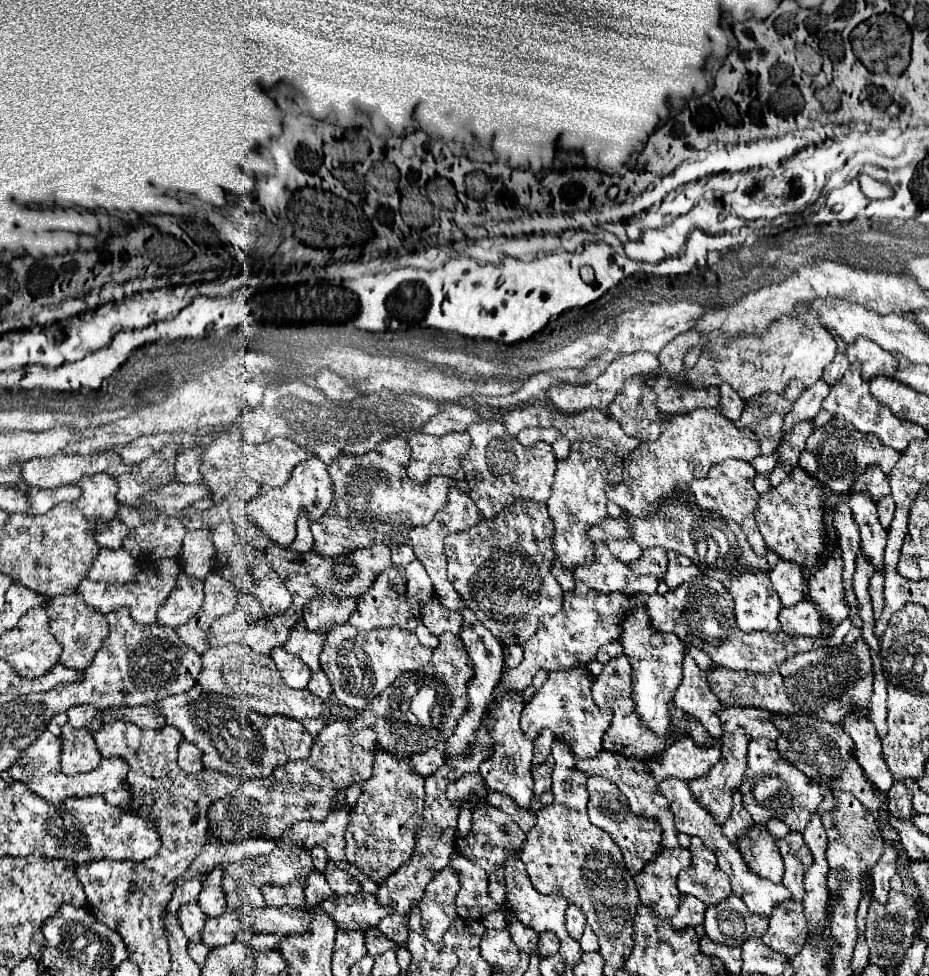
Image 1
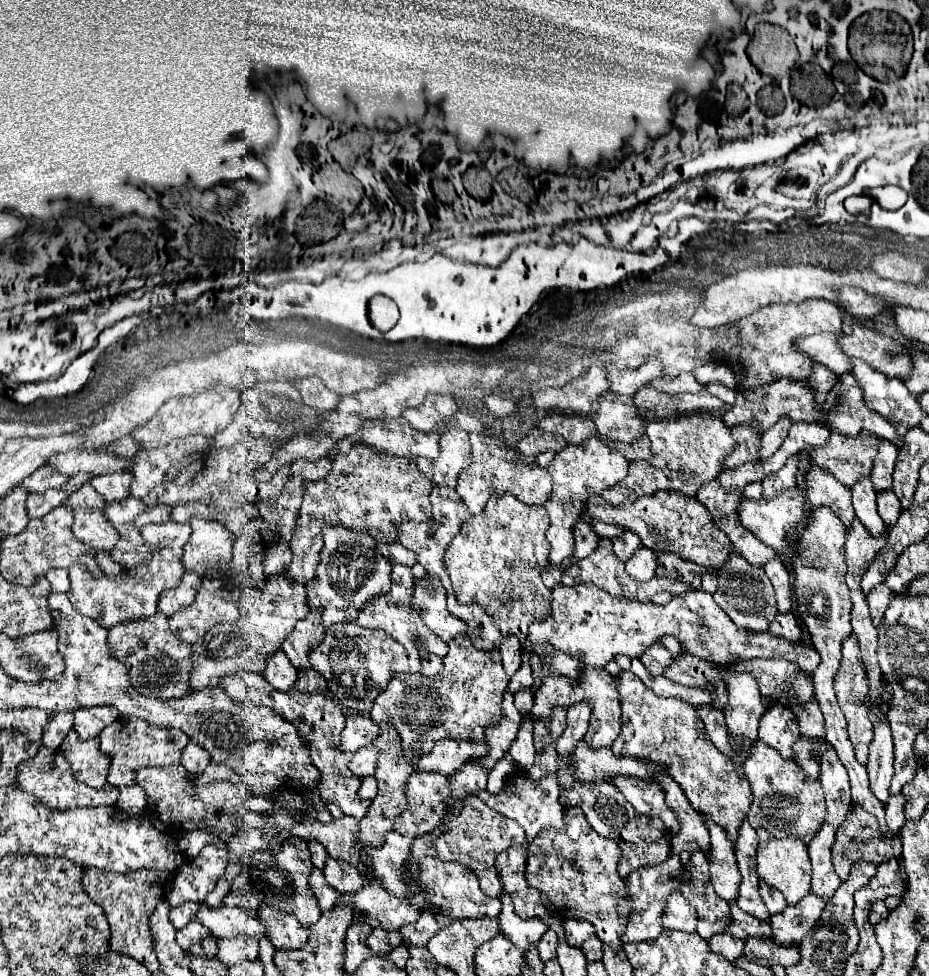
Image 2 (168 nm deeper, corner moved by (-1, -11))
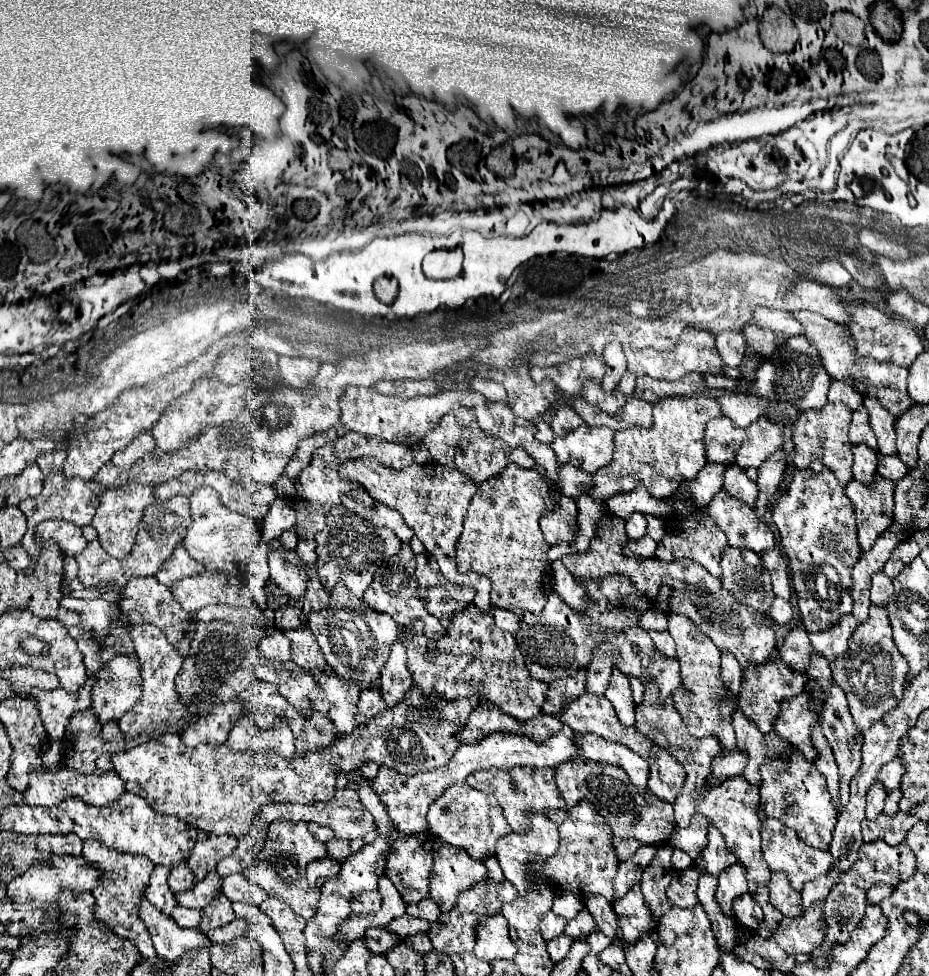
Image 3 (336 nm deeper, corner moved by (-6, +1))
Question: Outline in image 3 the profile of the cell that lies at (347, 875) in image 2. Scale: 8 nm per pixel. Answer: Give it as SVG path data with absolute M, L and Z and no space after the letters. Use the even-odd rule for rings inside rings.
M332 838L326 842L326 848L328 848L328 856L336 858L336 860L344 860L348 854L356 854L366 842L360 838L360 840L352 840L352 842L344 842L344 840L338 840L338 838Z

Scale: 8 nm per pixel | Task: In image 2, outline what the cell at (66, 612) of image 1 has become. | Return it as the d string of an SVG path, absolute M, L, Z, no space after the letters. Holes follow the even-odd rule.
M63 568L49 570L45 578L51 582L51 588L53 588L53 592L67 594L67 592L69 592L69 588L71 588L71 582L69 582L69 572L67 572L67 570L63 570Z

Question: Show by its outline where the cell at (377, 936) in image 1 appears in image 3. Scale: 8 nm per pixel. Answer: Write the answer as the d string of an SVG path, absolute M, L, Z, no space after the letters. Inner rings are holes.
M426 934L410 936L410 938L406 938L406 942L408 942L408 946L412 946L412 948L414 948L416 952L420 952L420 954L430 952L430 948L432 948L432 942L428 940L428 936L426 936Z

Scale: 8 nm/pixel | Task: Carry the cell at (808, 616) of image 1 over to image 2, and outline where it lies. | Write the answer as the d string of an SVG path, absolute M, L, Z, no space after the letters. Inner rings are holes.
M793 612L777 614L775 622L771 622L771 626L769 626L769 632L775 634L775 636L783 636L783 638L787 638L791 642L799 642L803 638L801 622Z

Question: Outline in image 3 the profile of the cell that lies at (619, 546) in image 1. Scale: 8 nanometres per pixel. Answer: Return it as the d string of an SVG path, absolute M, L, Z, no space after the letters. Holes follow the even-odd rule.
M634 512L626 520L626 534L628 538L642 538L646 534L646 518L642 512Z

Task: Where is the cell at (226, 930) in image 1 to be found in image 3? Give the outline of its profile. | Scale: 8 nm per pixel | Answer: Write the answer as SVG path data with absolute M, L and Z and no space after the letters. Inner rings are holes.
M176 906L170 916L176 920L176 924L180 928L198 928L198 924L200 924L200 912L192 910L192 908Z

